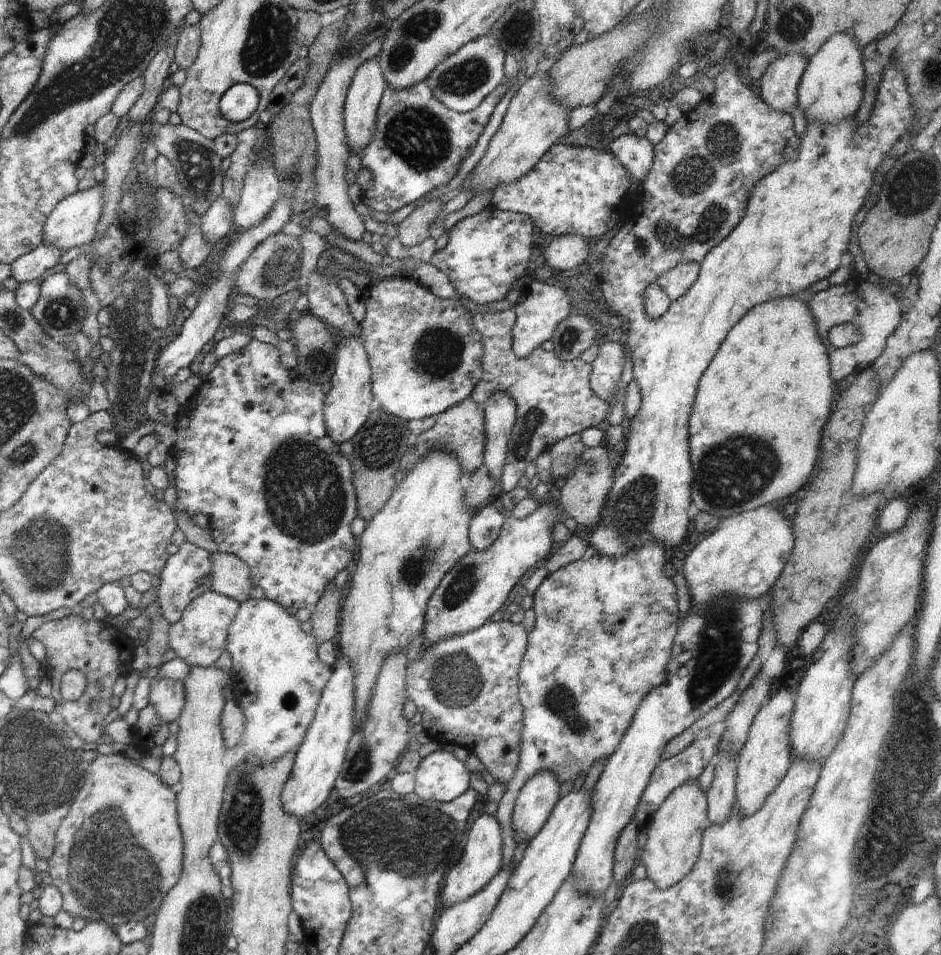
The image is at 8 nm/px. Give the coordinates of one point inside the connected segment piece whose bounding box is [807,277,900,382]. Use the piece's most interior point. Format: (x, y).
(876, 313)

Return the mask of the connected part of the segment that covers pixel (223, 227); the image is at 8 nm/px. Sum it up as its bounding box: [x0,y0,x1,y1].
[202,196,234,246]

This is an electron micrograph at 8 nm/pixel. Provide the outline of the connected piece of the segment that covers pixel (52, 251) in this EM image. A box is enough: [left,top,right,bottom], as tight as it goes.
[11,244,64,282]

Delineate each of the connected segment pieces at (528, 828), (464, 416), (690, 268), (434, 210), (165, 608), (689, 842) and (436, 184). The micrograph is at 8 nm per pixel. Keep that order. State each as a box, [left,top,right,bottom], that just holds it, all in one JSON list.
[[512,770,562,843],[400,397,486,474],[657,262,700,302],[398,198,444,248],[156,541,212,625],[641,780,711,890],[357,80,505,213]]

